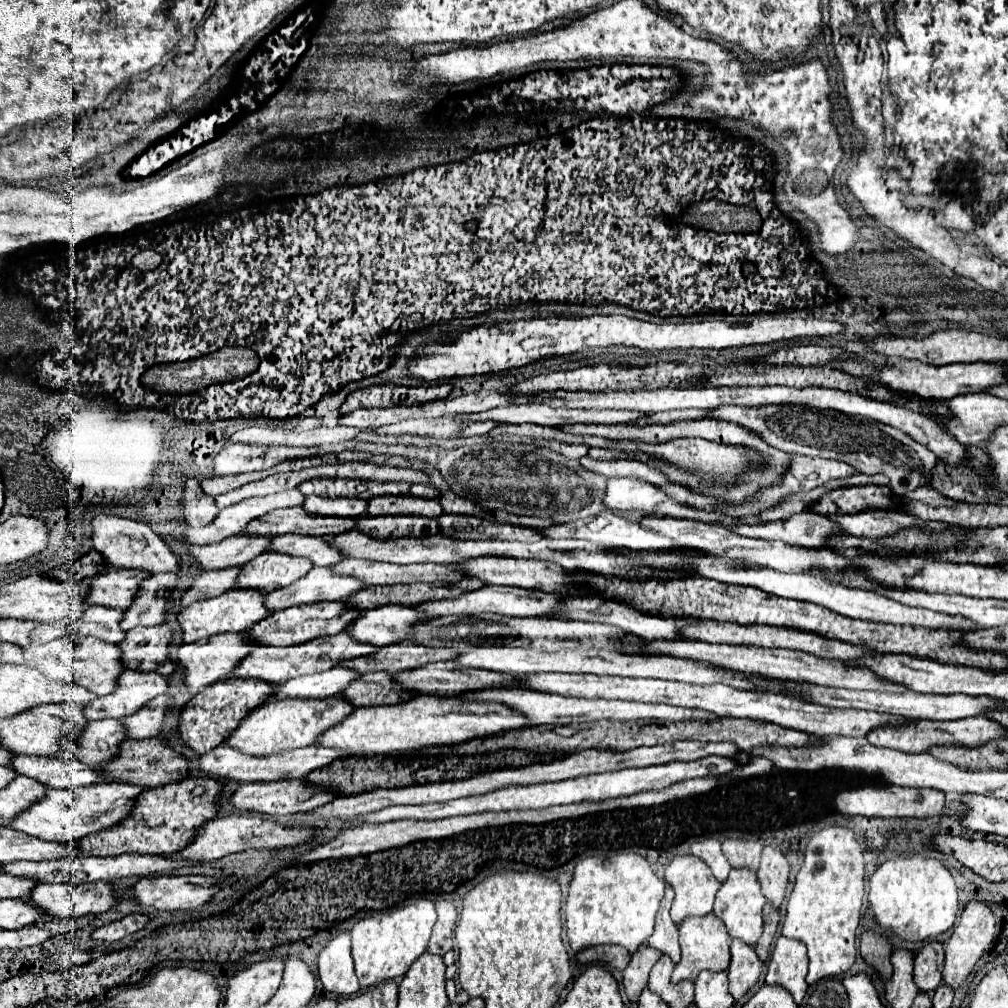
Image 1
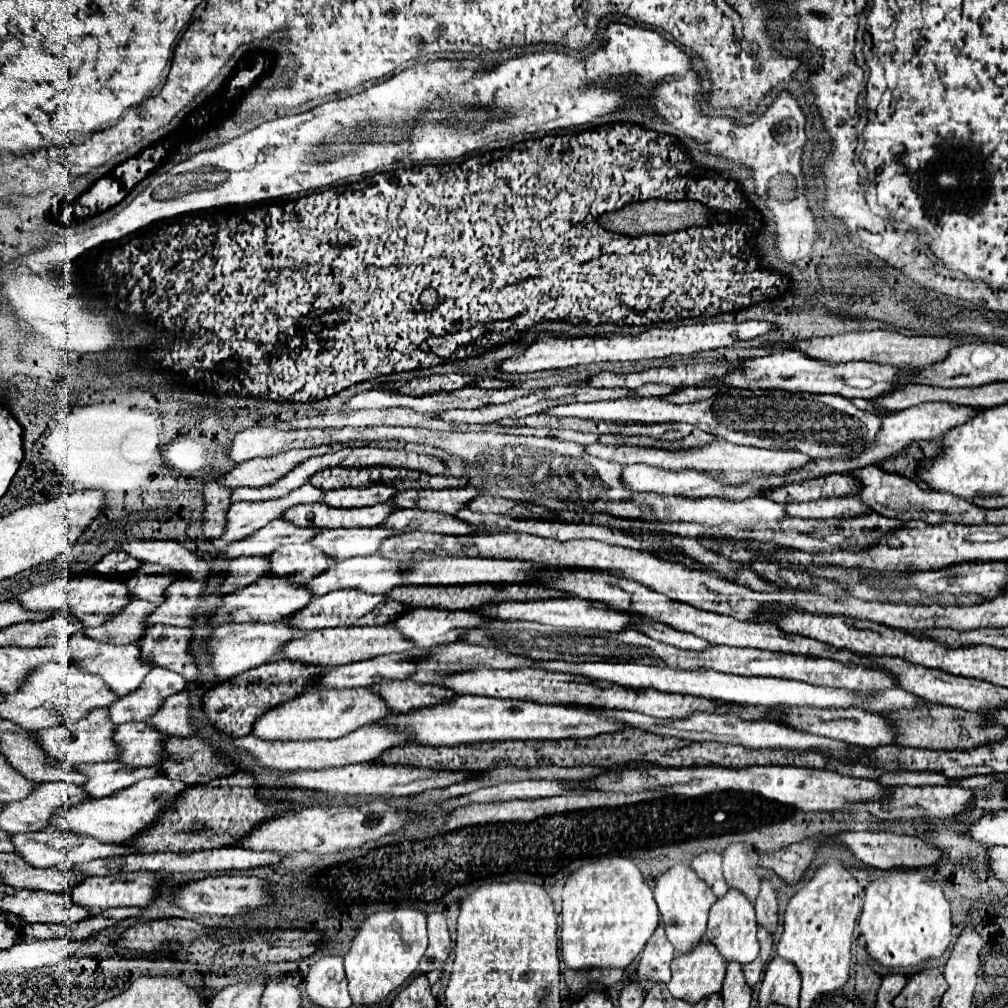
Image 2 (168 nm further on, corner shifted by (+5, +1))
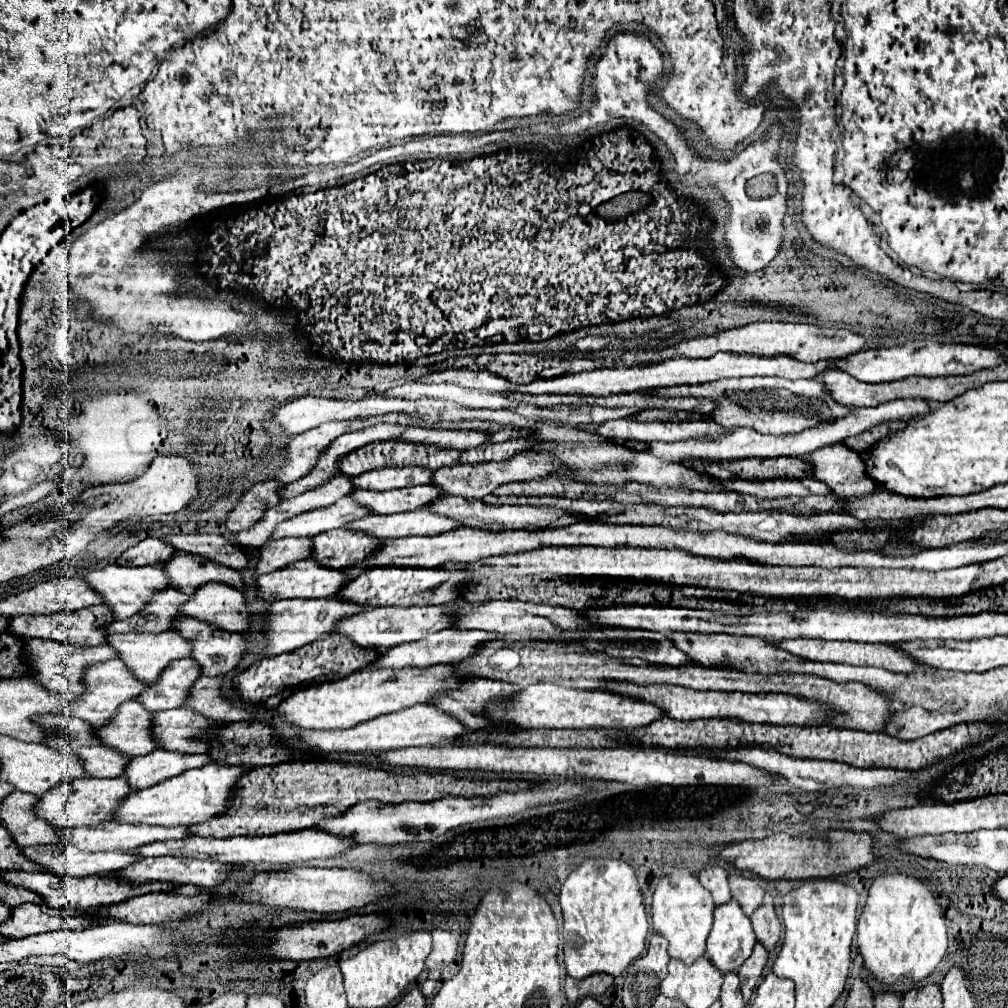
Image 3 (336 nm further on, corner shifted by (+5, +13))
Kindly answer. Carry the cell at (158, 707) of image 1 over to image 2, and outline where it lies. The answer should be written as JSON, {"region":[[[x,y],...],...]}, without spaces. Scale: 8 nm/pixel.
{"region":[[[182,691],[174,697],[168,697],[158,709],[158,713],[150,719],[150,723],[164,735],[174,737],[192,737],[196,733],[196,727],[190,717],[190,699],[188,691]]]}

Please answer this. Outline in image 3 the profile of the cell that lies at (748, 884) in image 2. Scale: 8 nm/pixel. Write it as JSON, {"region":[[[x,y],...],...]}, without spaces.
{"region":[[[730,875],[728,883],[730,883],[730,889],[732,889],[732,897],[738,899],[738,903],[742,905],[742,911],[746,915],[752,915],[754,909],[758,905],[762,905],[764,889],[758,885],[758,881],[744,877],[744,875]]]}

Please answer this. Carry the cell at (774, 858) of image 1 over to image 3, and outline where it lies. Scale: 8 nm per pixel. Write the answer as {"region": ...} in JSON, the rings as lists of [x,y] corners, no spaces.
{"region":[[[770,893],[764,895],[764,903],[762,907],[758,907],[754,913],[752,913],[752,927],[754,927],[754,933],[756,933],[756,939],[768,949],[772,951],[780,939],[780,933],[782,933],[782,925],[776,917],[776,911],[774,911],[774,899]]]}

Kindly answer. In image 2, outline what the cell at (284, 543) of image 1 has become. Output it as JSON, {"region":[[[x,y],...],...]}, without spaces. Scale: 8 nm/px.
{"region":[[[324,529],[312,545],[318,545],[334,561],[344,561],[358,555],[372,555],[380,551],[380,543],[388,537],[398,535],[394,529]]]}

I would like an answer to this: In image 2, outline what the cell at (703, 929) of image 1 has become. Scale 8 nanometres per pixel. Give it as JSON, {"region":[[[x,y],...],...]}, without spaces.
{"region":[[[704,943],[694,949],[694,953],[686,953],[686,957],[676,957],[672,961],[672,979],[666,983],[668,991],[690,1005],[720,993],[722,981],[726,973],[726,963],[718,957],[714,945]]]}

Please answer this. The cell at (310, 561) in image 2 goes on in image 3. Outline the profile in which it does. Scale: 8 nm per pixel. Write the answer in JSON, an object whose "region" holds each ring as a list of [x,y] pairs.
{"region":[[[334,529],[330,533],[318,533],[312,537],[314,541],[314,553],[310,553],[310,559],[318,561],[324,567],[352,567],[360,563],[366,555],[370,555],[380,541],[376,541],[372,535],[356,533],[350,529]]]}

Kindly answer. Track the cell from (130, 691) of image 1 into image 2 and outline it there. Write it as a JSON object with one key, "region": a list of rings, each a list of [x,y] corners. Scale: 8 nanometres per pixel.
{"region":[[[154,667],[138,693],[130,693],[118,699],[110,707],[110,719],[114,723],[128,723],[128,721],[148,721],[160,707],[162,701],[170,695],[188,689],[188,681],[168,669]]]}

